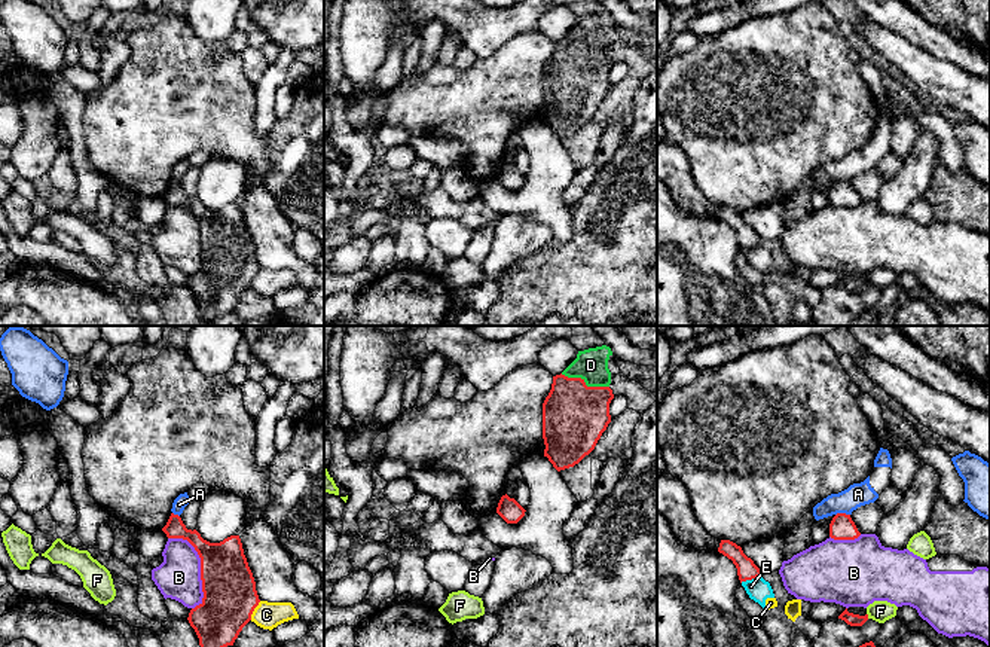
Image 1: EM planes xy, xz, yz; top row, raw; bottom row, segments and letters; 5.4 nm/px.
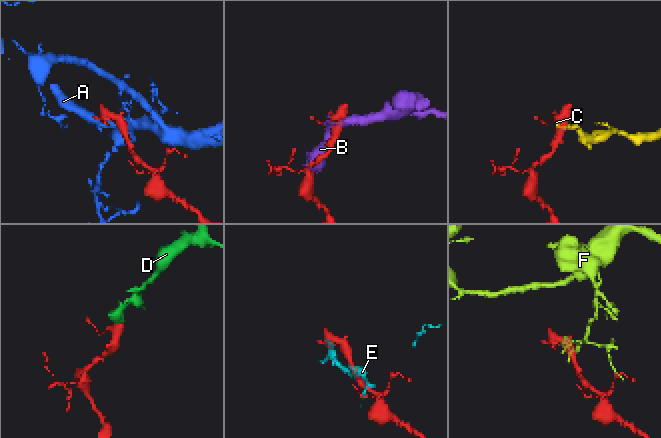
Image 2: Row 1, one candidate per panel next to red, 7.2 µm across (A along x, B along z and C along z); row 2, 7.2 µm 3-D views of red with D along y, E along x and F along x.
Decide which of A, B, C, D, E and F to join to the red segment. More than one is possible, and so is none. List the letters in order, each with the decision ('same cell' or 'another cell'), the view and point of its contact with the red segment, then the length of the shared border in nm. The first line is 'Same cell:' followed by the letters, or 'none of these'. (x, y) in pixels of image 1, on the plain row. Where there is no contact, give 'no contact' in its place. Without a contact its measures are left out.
Same cell: D
A: another cell | yz (842, 180) | 80 nm
B: another cell | xy (201, 232) | 420 nm
C: another cell | xy (253, 277) | 120 nm
D: same cell | xz (584, 49) | 280 nm
E: another cell | yz (749, 246) | 120 nm
F: another cell | yz (867, 283) | 30 nm

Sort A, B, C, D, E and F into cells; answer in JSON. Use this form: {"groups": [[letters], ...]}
{"groups": [["A"], ["B"], ["C", "E"], ["D"], ["F"]]}

